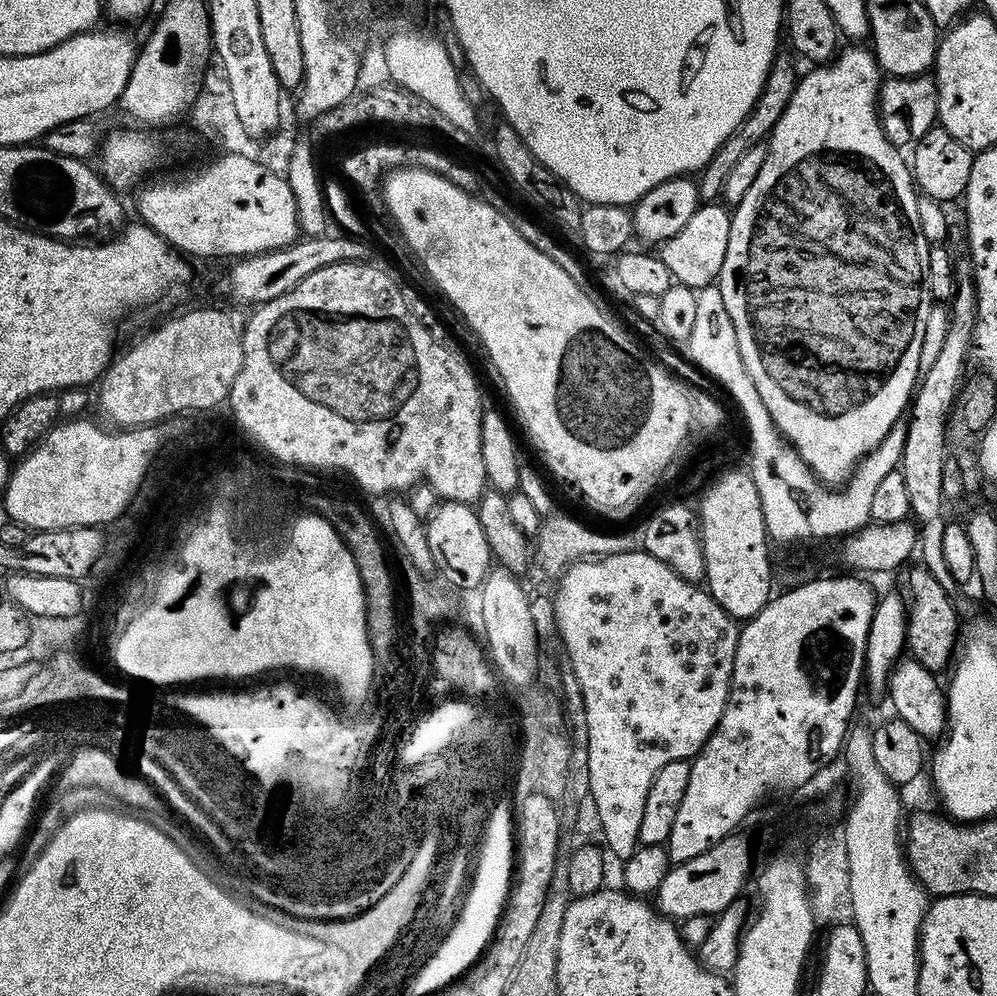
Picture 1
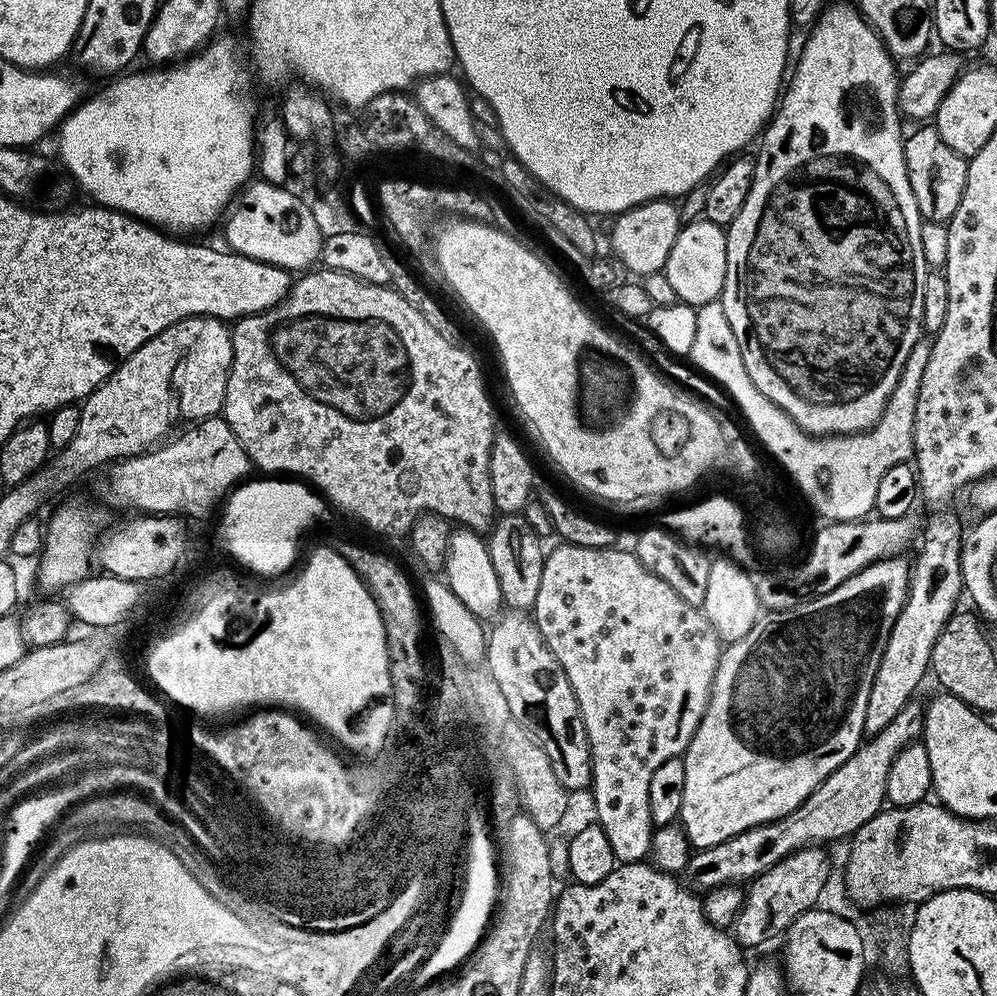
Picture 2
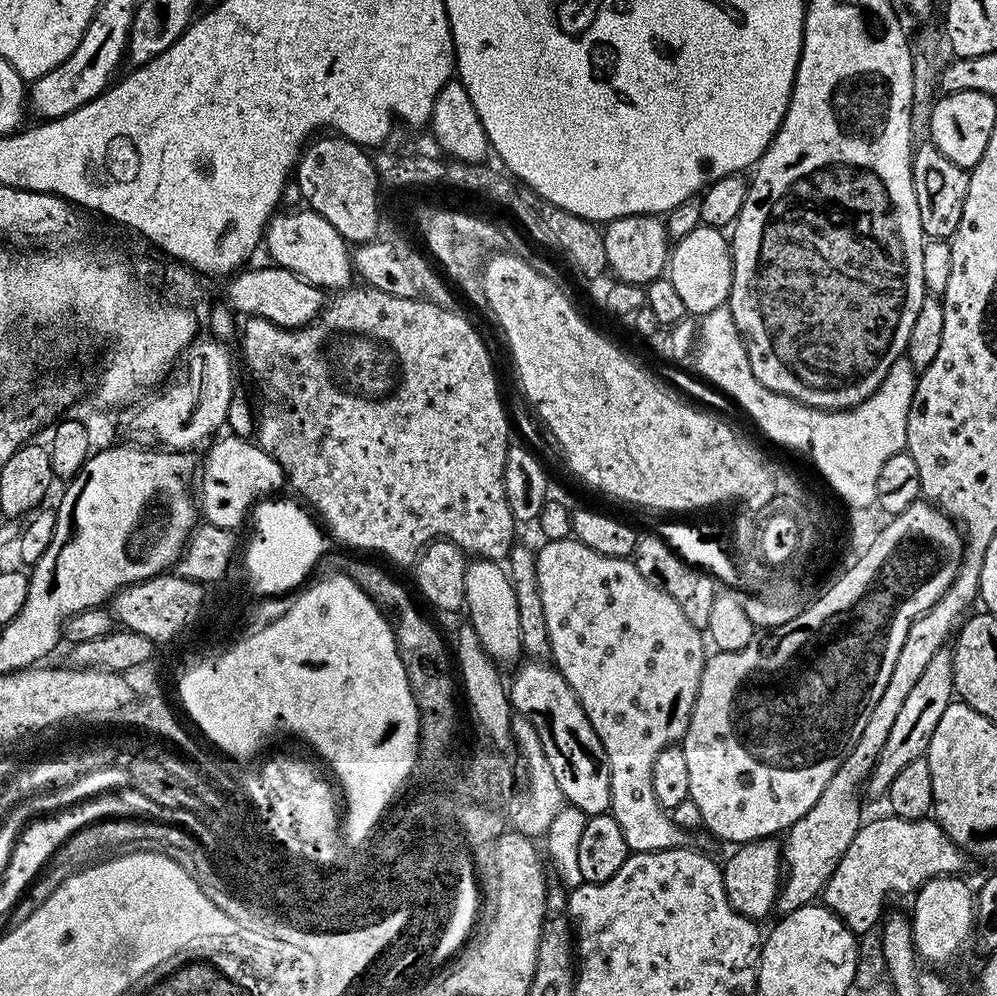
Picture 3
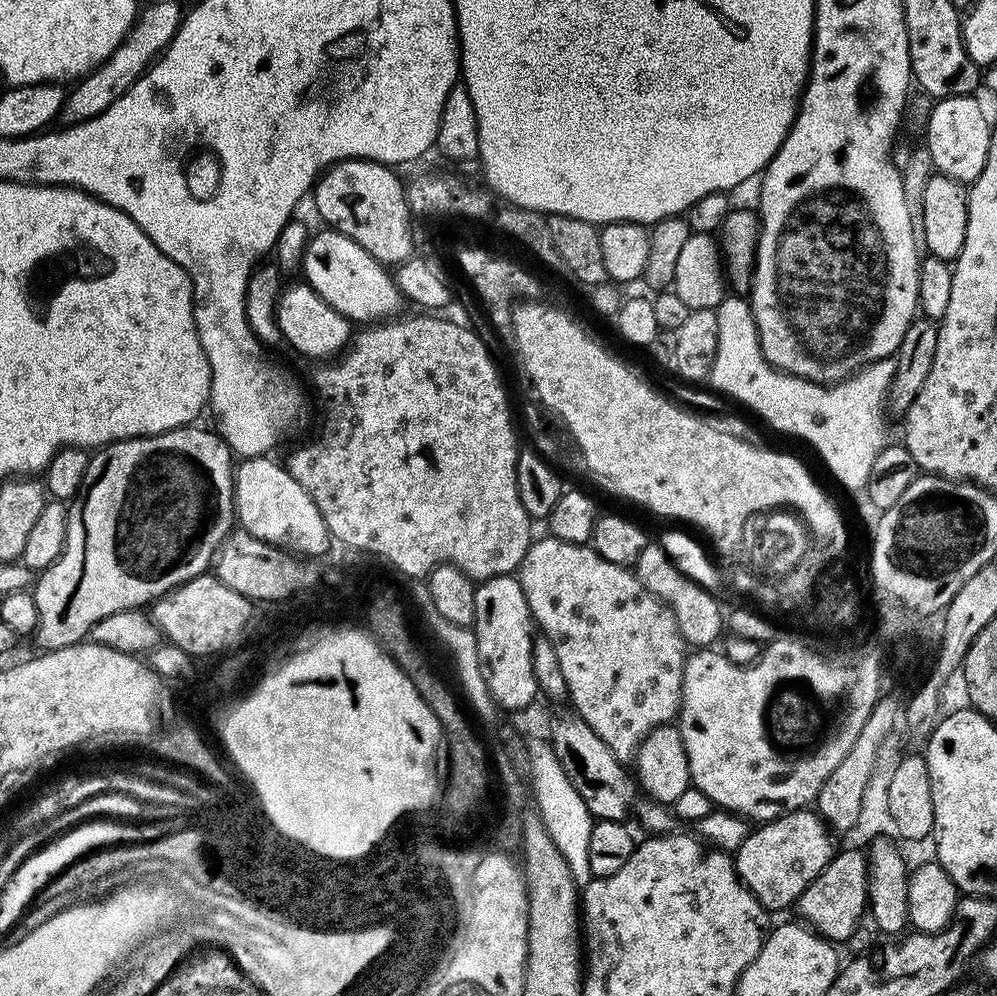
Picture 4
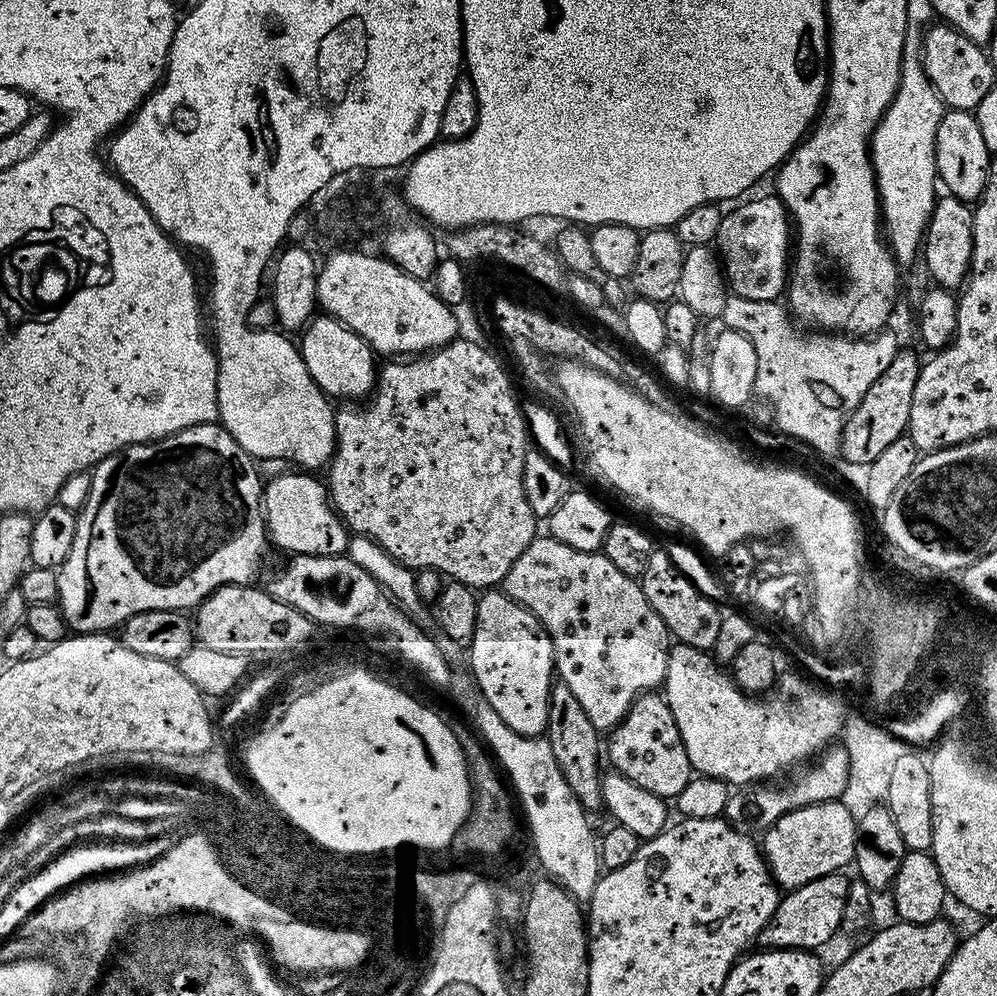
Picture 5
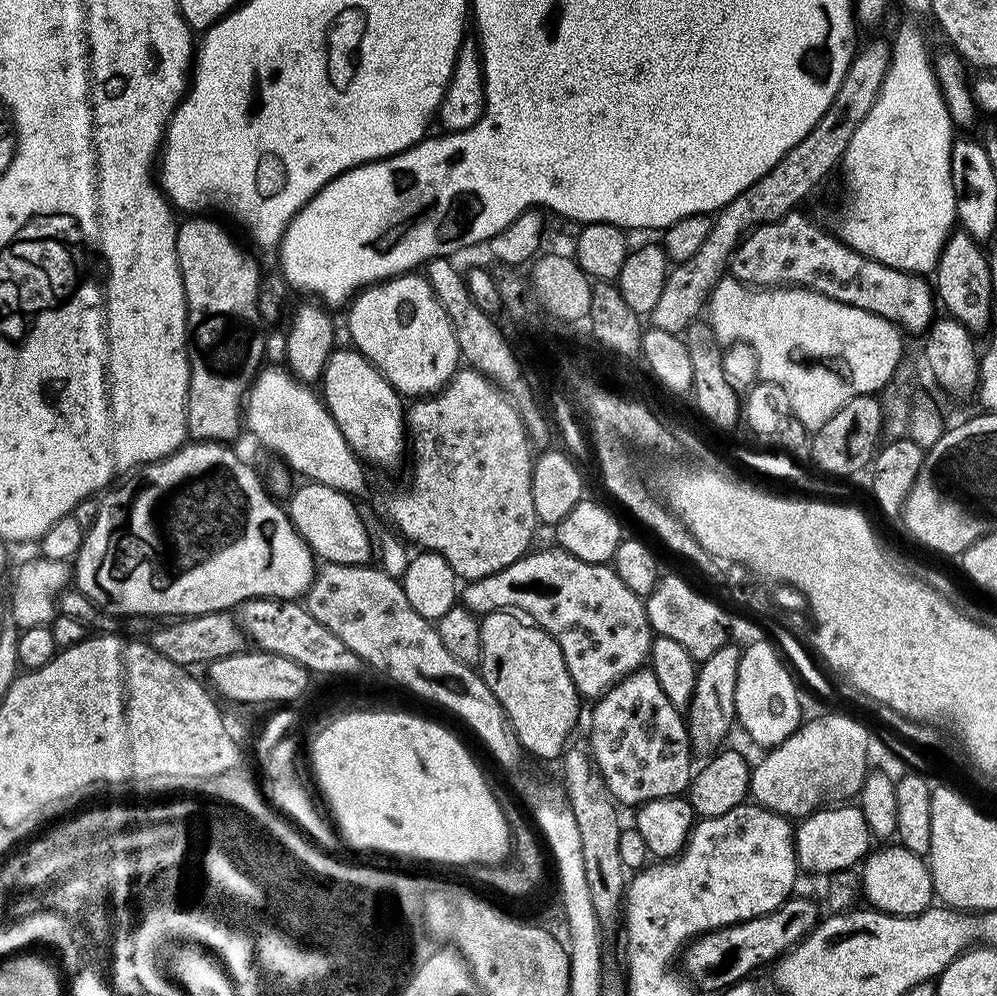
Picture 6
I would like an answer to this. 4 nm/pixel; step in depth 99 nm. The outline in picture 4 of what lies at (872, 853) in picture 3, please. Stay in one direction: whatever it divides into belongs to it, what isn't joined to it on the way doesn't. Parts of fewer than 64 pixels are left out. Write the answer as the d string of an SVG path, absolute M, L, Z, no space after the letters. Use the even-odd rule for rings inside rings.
M858 849L837 851L822 874L802 890L794 905L795 911L800 911L799 919L803 923L833 942L847 942L867 907L868 861L865 853Z

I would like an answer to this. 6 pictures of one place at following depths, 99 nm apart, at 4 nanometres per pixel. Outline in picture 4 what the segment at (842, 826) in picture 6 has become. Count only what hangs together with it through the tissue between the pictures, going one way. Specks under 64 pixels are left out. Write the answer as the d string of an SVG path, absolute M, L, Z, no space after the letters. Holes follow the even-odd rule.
M815 811L786 812L776 820L761 823L749 831L746 842L742 842L734 854L736 872L769 913L791 909L802 890L806 890L806 886L810 886L810 882L814 882L814 878L818 878L831 862L834 855L832 839L833 833Z

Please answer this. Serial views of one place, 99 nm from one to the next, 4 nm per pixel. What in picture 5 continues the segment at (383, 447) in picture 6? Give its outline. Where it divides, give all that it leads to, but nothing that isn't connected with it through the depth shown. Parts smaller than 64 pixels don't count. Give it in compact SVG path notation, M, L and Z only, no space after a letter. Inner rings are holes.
M320 314L303 329L300 337L298 347L306 362L306 370L310 370L310 378L314 378L325 396L337 396L344 400L340 402L356 402L359 401L356 400L359 396L371 397L378 379L377 357L372 347L358 334L354 334L354 330L350 330L333 316Z

